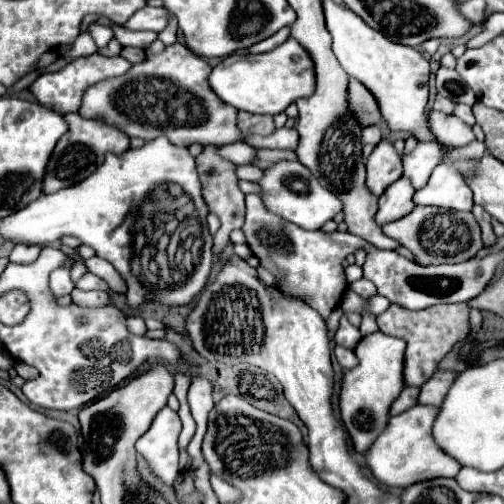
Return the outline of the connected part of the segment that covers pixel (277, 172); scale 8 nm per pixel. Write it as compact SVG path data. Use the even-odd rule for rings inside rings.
M297 160L277 162L275 166L263 170L263 176L257 184L261 188L259 196L263 198L263 204L267 206L267 210L271 210L279 218L293 222L305 230L319 230L321 224L331 220L343 208L341 200L335 198L335 194L331 190L323 188L317 182L317 178L313 178L313 174Z

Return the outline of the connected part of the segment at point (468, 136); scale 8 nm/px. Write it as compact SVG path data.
M435 110L431 112L431 130L439 138L439 142L447 146L467 146L475 140L475 134L469 124L465 124L457 116L449 116Z

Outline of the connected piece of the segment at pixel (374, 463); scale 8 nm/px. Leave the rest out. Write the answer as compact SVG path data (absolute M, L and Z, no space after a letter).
M413 406L389 418L387 430L383 430L383 434L379 434L379 438L371 444L371 450L365 452L365 464L381 484L389 488L407 488L415 482L425 482L431 478L455 478L461 466L431 438L431 424L435 416L435 406Z

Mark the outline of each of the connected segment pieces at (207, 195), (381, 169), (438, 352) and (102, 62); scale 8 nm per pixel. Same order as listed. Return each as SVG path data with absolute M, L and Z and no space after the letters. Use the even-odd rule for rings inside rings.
M207 146L197 158L197 172L199 172L199 180L201 180L201 192L203 192L203 200L207 202L207 208L211 214L215 214L221 222L221 228L217 230L217 234L213 236L215 244L213 244L213 256L217 256L219 252L225 250L225 246L231 242L229 234L237 228L243 226L243 214L245 214L245 194L237 188L237 176L235 176L235 166L227 160L223 160L217 154L215 146Z
M381 140L371 156L367 158L367 188L377 198L391 186L395 180L401 178L401 156L395 152L393 144Z
M391 304L383 314L377 316L379 330L385 334L399 336L407 342L403 382L405 386L421 386L437 370L439 360L467 336L469 330L469 306L467 304L435 304L425 310L407 310Z
M91 54L87 58L77 58L73 62L69 62L65 68L61 68L57 74L45 74L45 76L39 76L31 86L29 86L29 92L45 106L51 106L55 112L59 114L67 114L67 112L77 112L79 104L81 104L81 96L85 92L87 86L99 82L99 80L105 80L105 78L111 78L111 76L121 76L125 74L127 70L131 68L131 62L127 62L125 58L121 56L101 56L101 54Z

